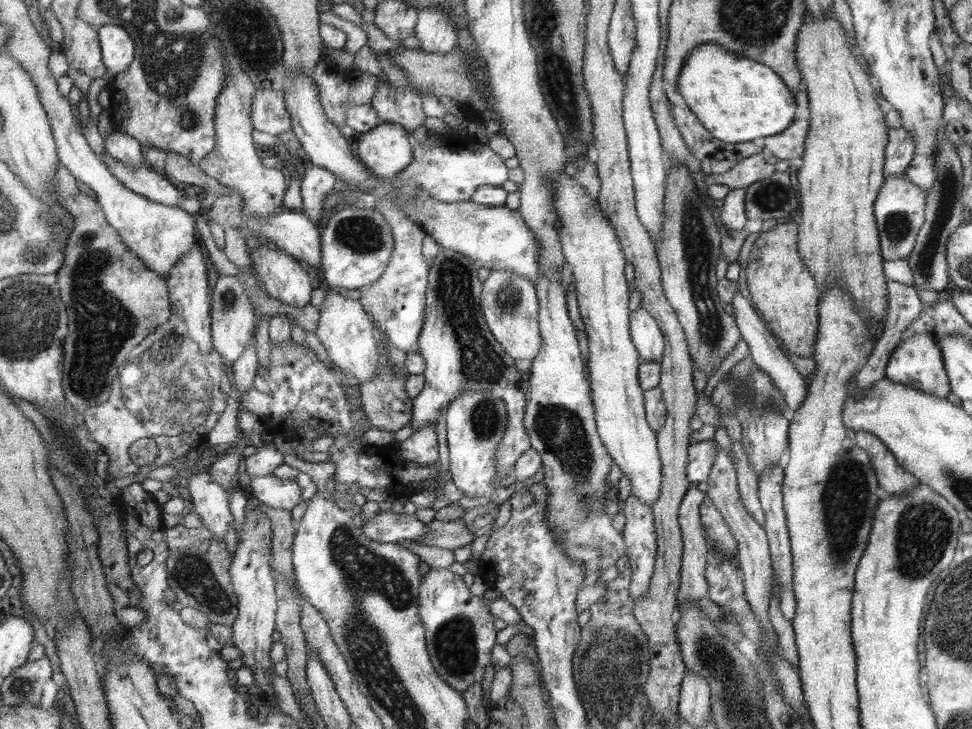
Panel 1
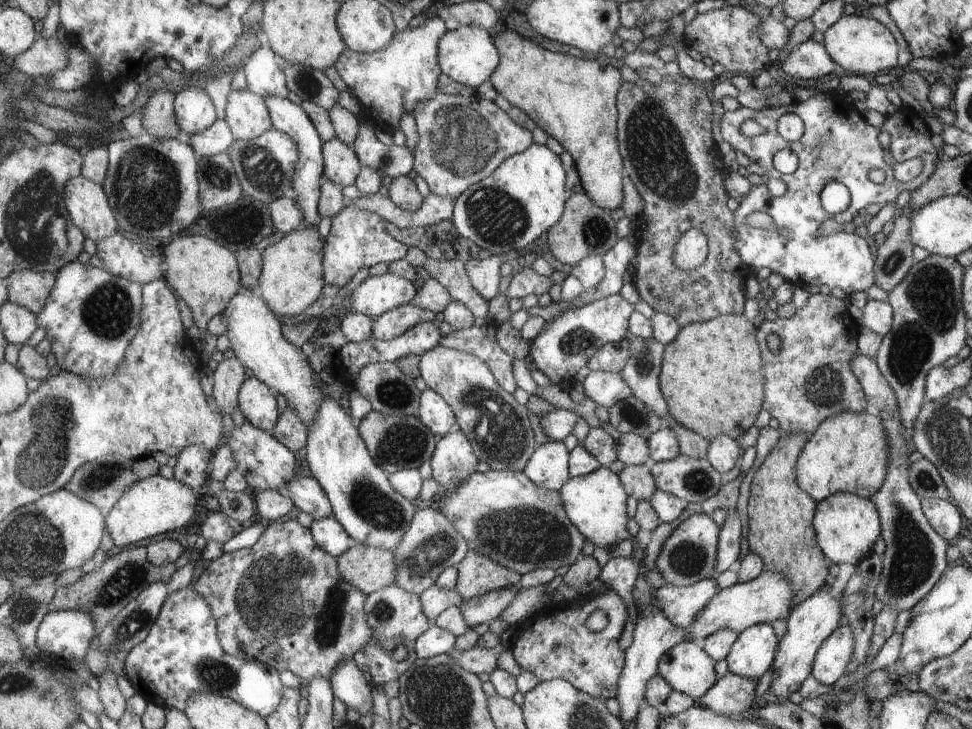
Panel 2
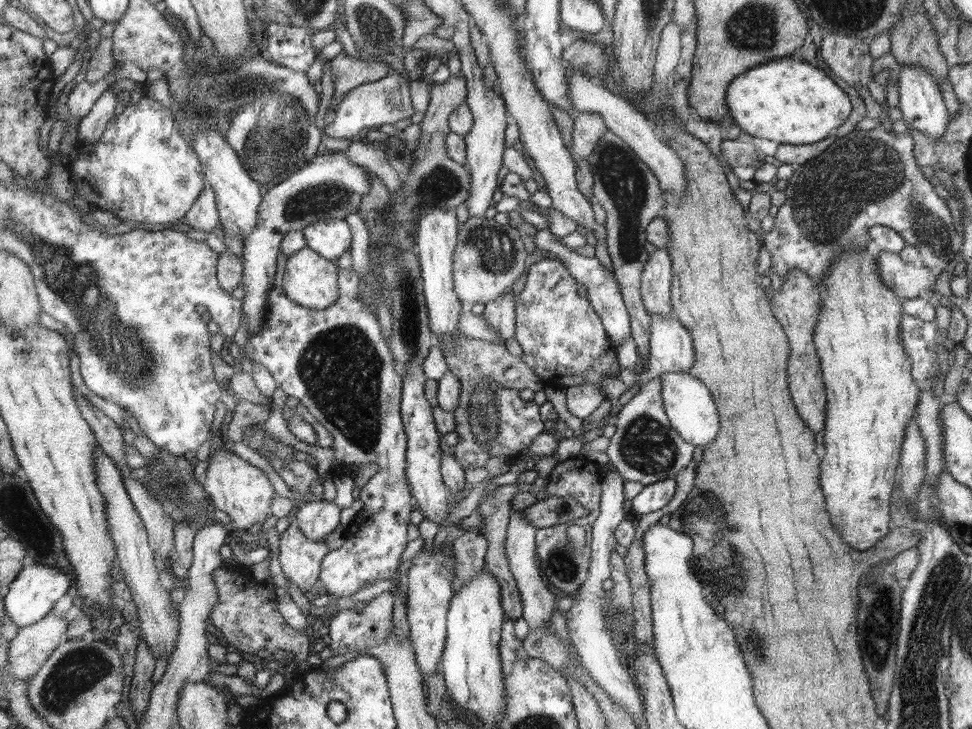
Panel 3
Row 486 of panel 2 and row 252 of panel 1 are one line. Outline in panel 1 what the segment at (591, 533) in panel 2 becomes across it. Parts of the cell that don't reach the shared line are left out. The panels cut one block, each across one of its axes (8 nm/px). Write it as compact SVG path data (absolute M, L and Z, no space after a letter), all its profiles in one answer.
M567 173L557 180L557 194L553 204L557 207L557 216L561 217L560 241L566 264L572 266L573 286L580 312L586 324L588 339L588 370L593 385L594 404L597 405L598 433L610 456L631 482L631 494L642 499L650 508L661 494L663 482L663 461L657 445L657 432L649 425L645 412L644 389L640 381L641 356L633 344L632 330L628 330L628 284L624 276L624 246L609 217L599 208L599 204L587 193L585 188Z

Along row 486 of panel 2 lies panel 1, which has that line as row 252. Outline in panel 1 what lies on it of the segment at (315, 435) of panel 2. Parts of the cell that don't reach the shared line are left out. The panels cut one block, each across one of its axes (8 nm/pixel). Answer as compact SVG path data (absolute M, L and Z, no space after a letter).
M360 204L336 211L328 220L326 227L321 229L321 268L324 280L331 289L341 292L358 290L368 284L376 283L381 275L385 274L395 246L392 228L382 213L374 209L362 209Z

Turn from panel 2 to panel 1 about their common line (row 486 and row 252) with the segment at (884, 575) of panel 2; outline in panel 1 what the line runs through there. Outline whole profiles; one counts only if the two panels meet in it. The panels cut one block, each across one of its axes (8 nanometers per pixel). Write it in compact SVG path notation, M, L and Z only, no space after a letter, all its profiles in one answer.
M905 172L885 179L875 205L884 262L907 260L912 254L917 244L917 236L925 224L925 197L926 192L918 188Z

